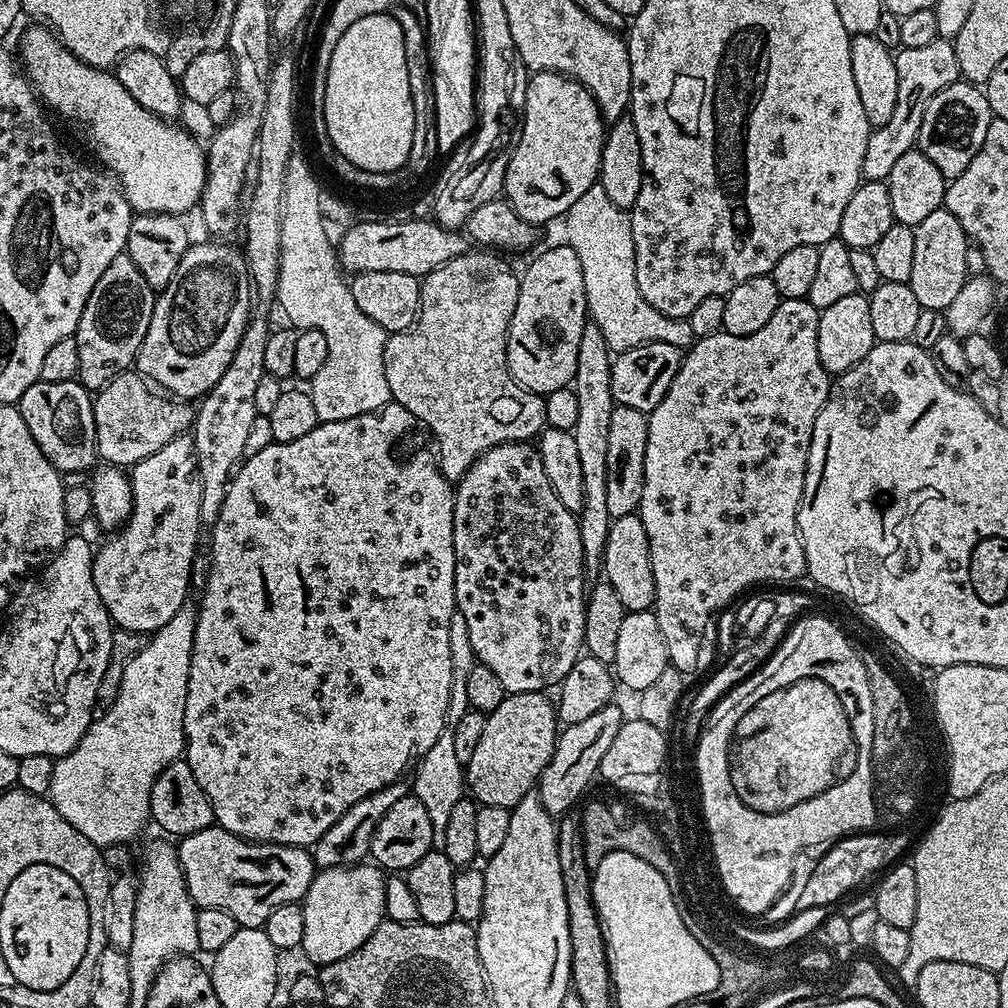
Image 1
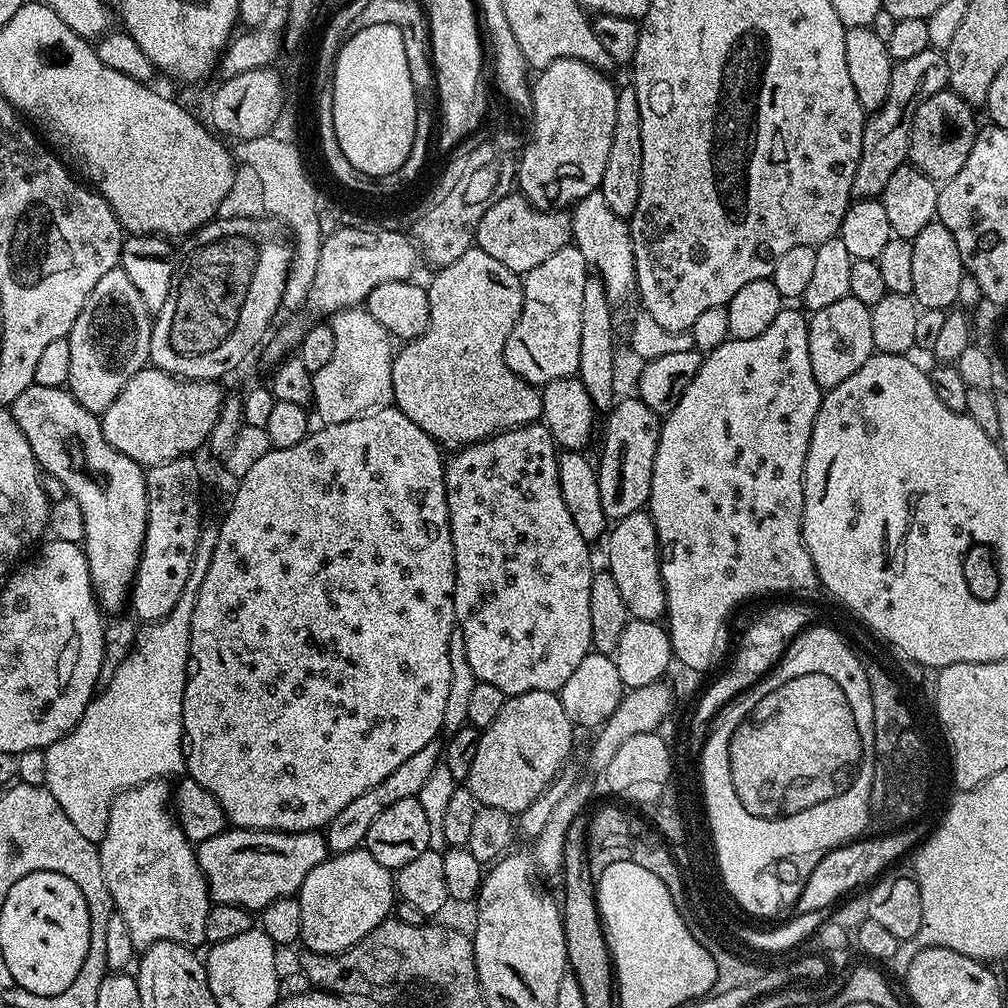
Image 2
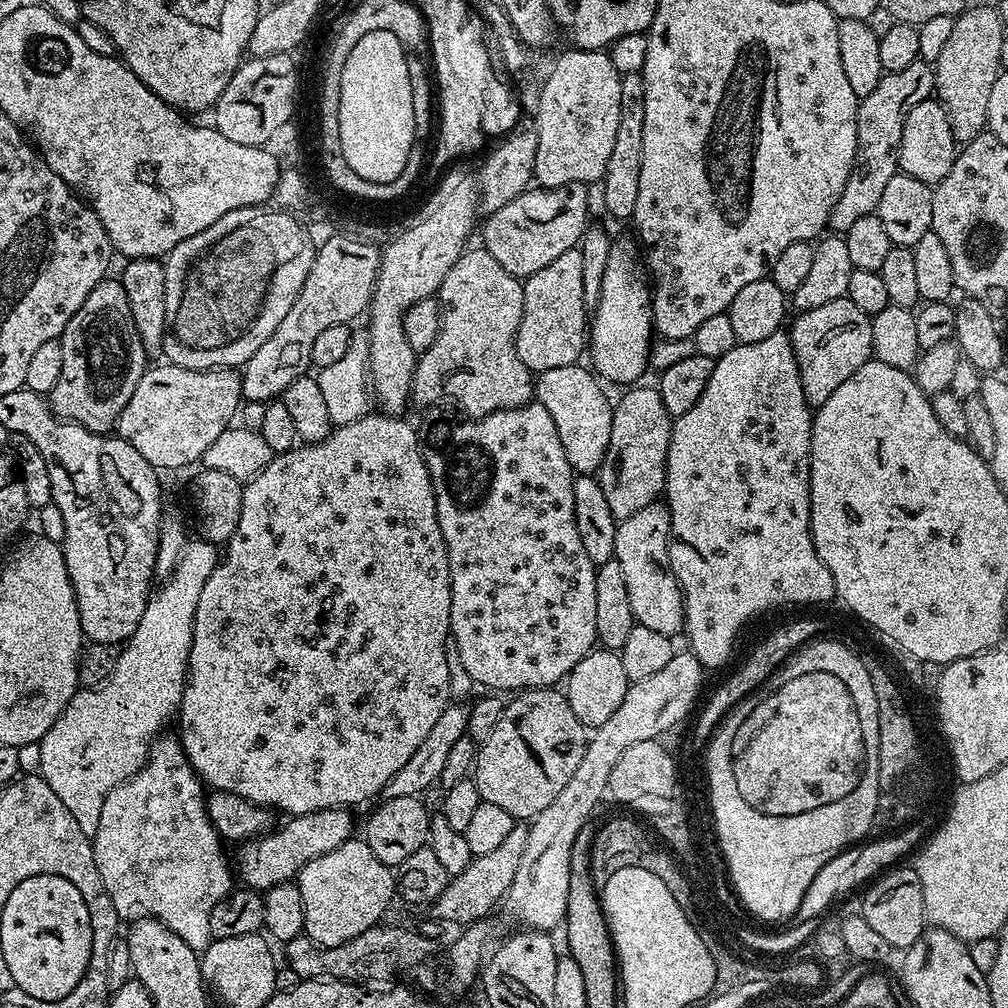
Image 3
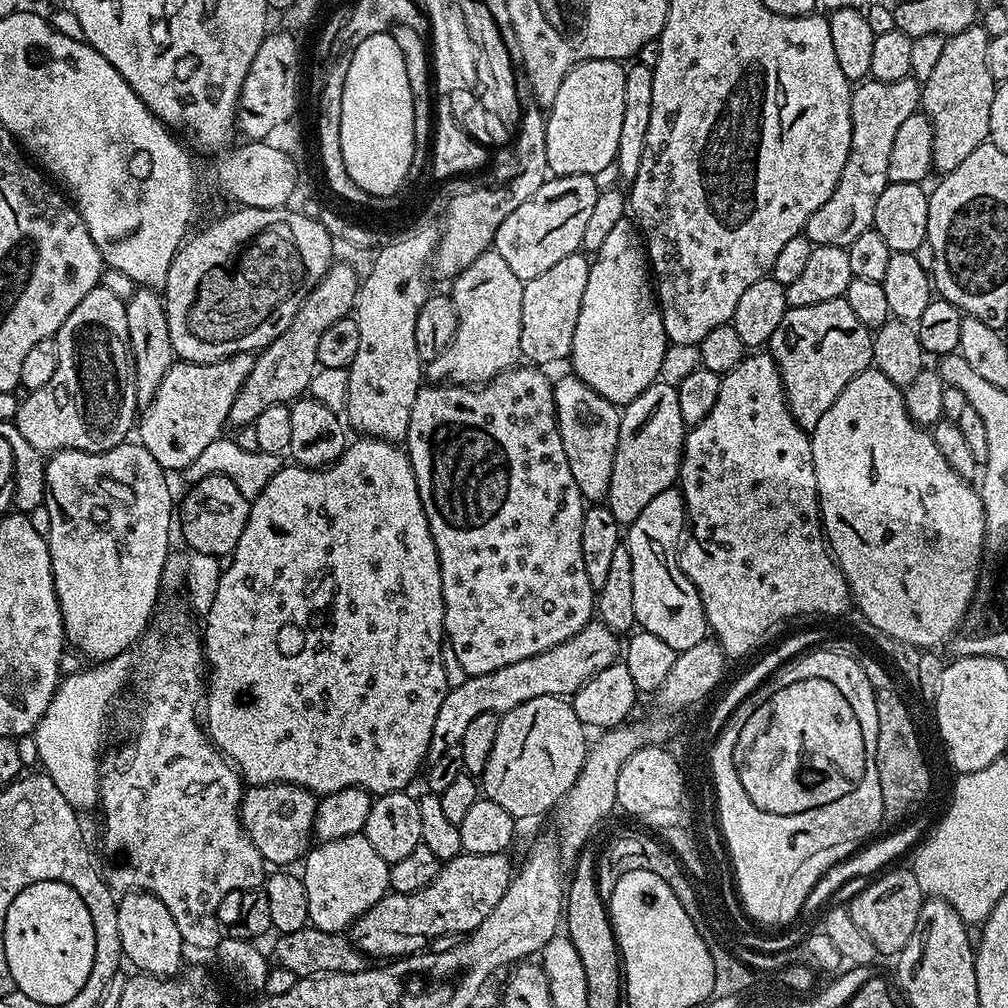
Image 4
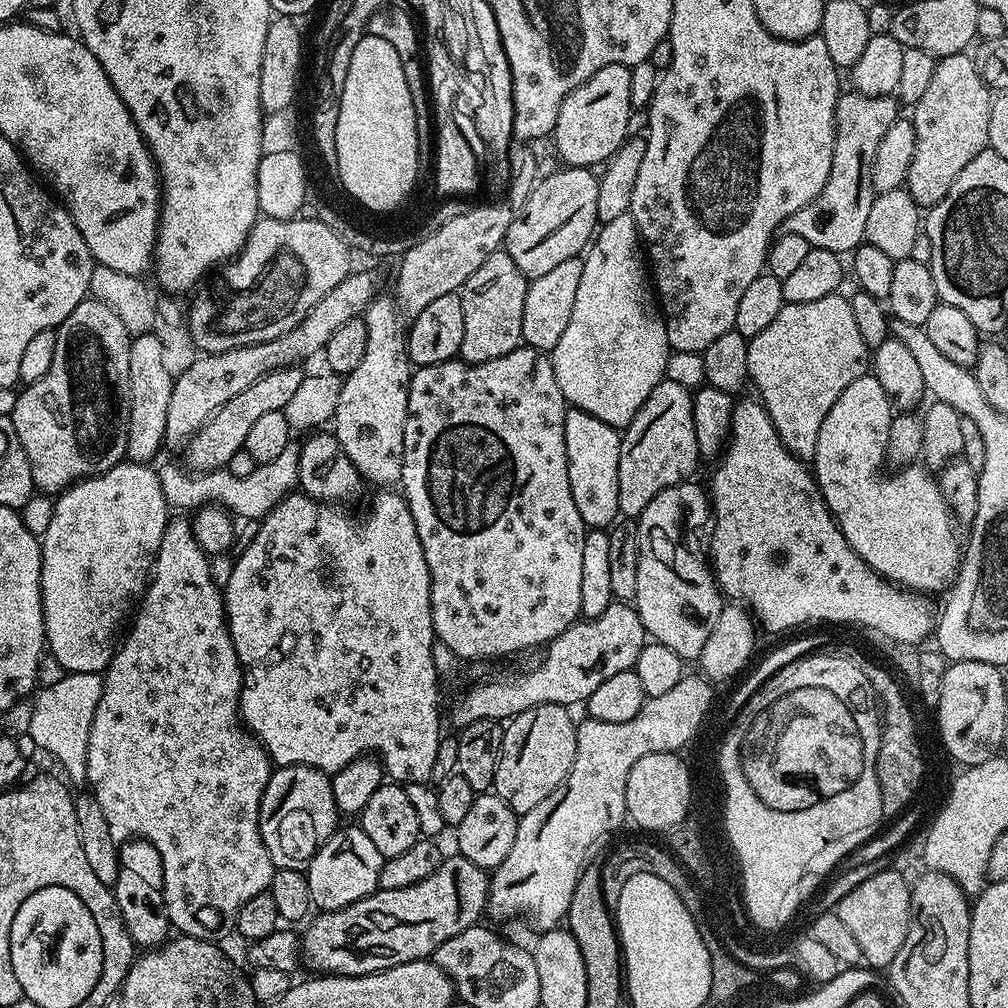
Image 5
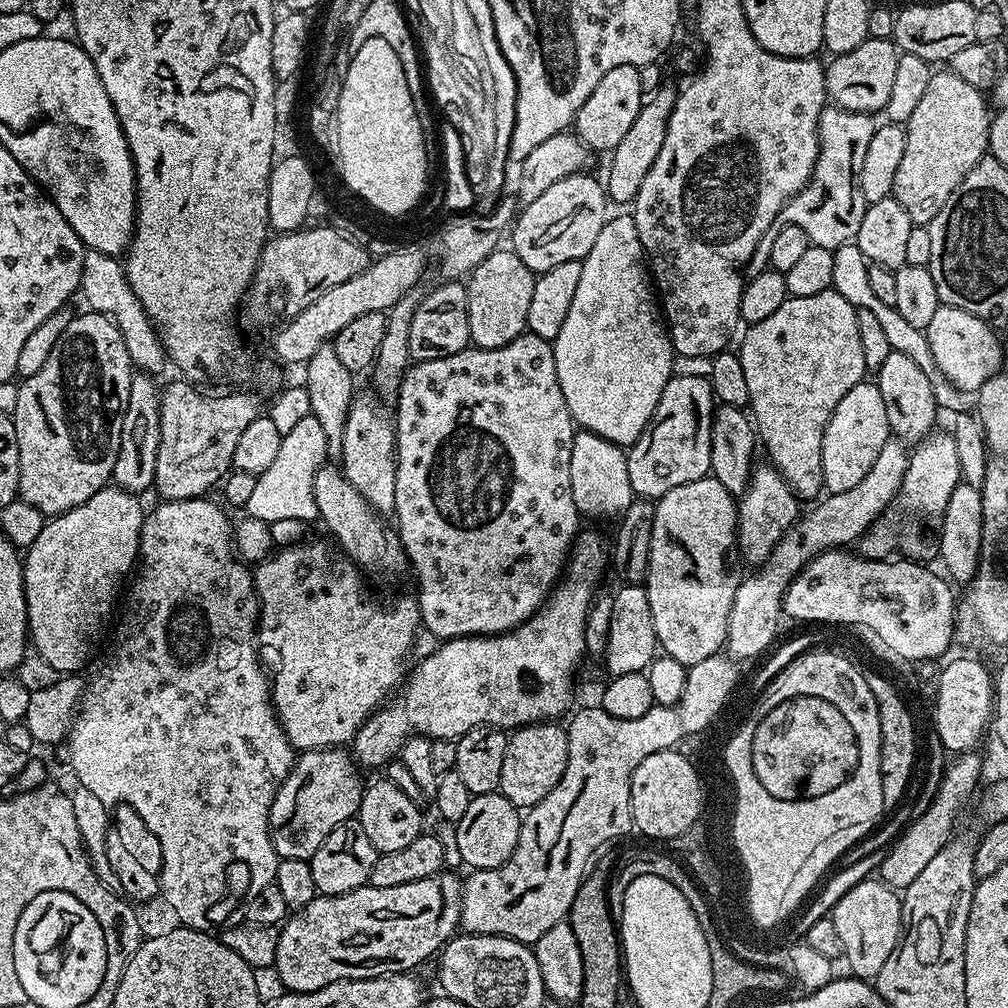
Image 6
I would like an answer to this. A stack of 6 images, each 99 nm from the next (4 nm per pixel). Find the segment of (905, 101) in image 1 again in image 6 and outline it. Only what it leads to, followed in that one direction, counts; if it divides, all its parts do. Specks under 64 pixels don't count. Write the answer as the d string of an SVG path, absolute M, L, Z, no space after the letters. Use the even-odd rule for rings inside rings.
M835 106L824 107L816 131L820 135L820 149L814 162L812 176L799 196L795 196L786 206L782 206L782 210L778 210L778 218L770 222L770 230L766 230L758 246L754 246L754 254L744 265L744 275L748 280L758 278L758 274L762 274L769 267L768 259L774 238L778 230L782 230L782 226L787 224L802 226L809 241L823 248L835 250L845 242L855 241L858 226L862 226L862 214L866 207L860 189L862 158L866 158L870 138L874 138L878 127L877 121L872 120L875 119L866 112L851 112Z

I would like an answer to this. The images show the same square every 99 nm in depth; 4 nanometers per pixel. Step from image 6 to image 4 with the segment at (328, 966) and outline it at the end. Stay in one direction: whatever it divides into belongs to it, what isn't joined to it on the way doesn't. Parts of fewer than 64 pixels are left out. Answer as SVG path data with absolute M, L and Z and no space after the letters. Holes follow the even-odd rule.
M461 851L453 860L443 861L440 872L426 886L417 892L389 891L366 914L357 918L350 929L350 939L365 957L392 956L403 958L415 956L427 949L439 936L459 937L473 932L502 902L508 883L514 875L514 864L503 852L498 854L470 854Z

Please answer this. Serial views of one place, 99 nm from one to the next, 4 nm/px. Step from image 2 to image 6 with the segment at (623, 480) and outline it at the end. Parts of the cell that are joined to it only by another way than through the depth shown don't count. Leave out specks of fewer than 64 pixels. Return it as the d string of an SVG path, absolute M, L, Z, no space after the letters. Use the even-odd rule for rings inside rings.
M673 376L658 398L652 422L627 449L630 486L635 495L653 502L674 486L700 480L712 471L710 466L710 430L714 411L714 393L709 377L678 378Z

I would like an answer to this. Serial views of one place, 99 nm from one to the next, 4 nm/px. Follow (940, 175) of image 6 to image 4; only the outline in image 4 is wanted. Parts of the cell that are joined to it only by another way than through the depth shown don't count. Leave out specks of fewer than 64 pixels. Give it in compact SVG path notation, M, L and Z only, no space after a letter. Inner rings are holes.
M973 26L947 37L934 71L922 82L922 110L932 119L932 166L937 173L962 166L963 160L988 140L990 105L994 102L998 83L990 74L990 66L986 66L989 39L982 26Z

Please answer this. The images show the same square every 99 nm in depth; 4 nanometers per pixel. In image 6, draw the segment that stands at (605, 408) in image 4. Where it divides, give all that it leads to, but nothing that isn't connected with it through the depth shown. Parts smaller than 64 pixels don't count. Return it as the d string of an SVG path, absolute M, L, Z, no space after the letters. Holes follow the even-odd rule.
M577 431L572 437L570 490L581 517L617 519L632 505L635 492L630 486L627 453L593 432Z

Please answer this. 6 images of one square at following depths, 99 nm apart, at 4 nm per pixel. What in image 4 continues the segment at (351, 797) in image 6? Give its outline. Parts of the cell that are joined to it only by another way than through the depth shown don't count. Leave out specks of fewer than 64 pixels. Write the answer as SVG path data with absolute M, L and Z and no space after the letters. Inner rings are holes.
M258 784L249 787L244 795L240 798L240 821L246 830L246 834L250 838L250 842L254 842L254 846L258 846L258 854L262 854L262 858L272 866L292 866L292 863L303 861L306 853L309 851L310 845L314 840L312 827L314 826L314 818L316 817L317 797L313 793L308 792L304 788L300 788L296 784Z

